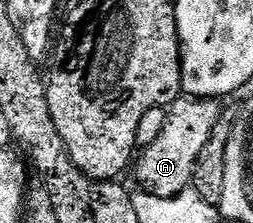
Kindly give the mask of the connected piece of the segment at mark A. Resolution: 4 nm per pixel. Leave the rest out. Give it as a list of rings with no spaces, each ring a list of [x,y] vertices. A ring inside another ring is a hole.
[[[182,95],[168,106],[167,123],[159,134],[159,139],[140,150],[131,169],[141,184],[138,186],[144,192],[160,197],[174,197],[192,186],[199,151],[203,151],[207,139],[211,139],[211,131],[215,131],[215,123],[219,123],[223,112],[221,105],[222,102],[217,99]]]

